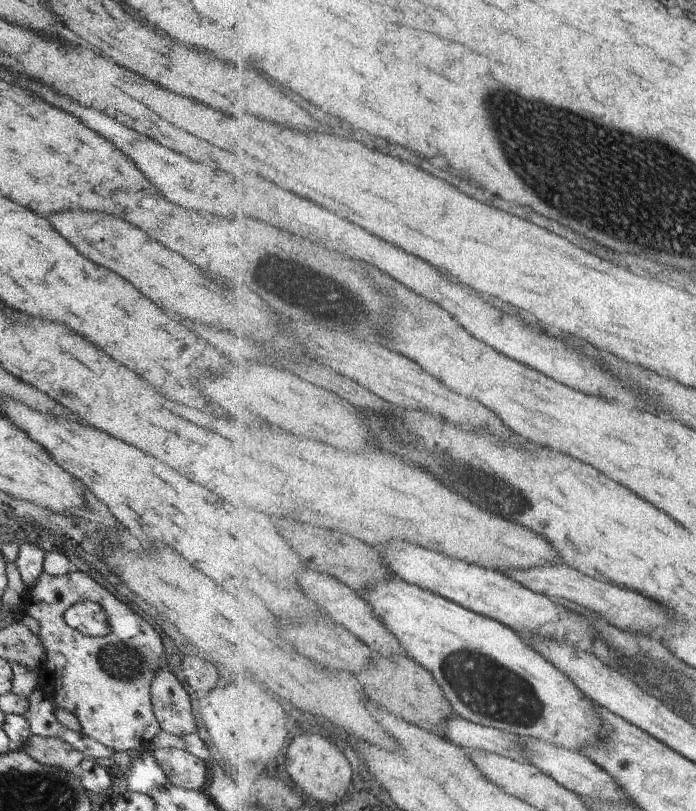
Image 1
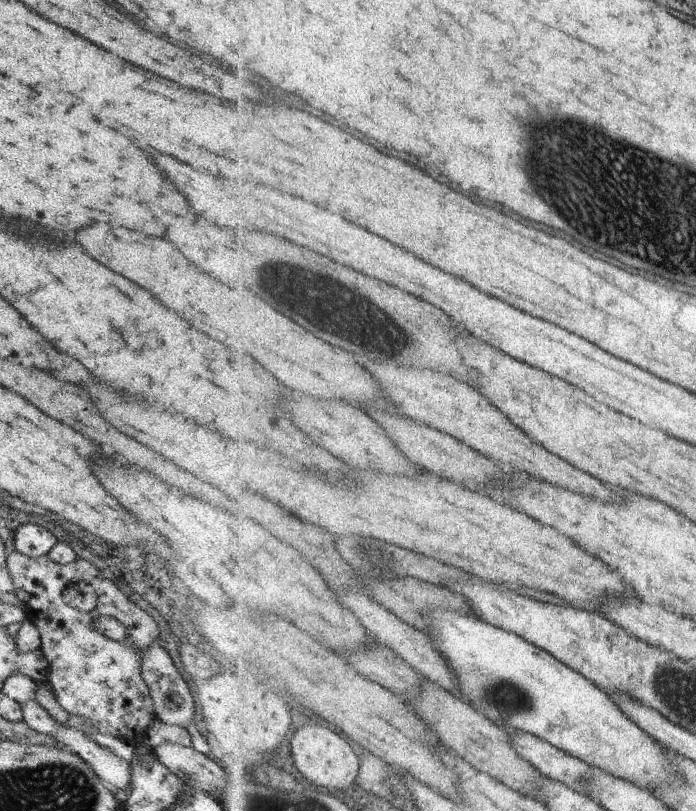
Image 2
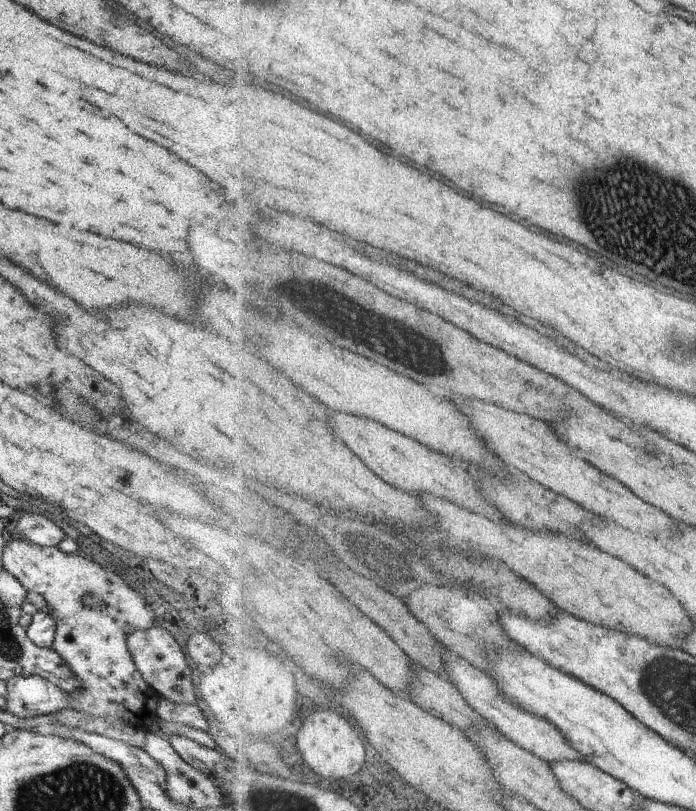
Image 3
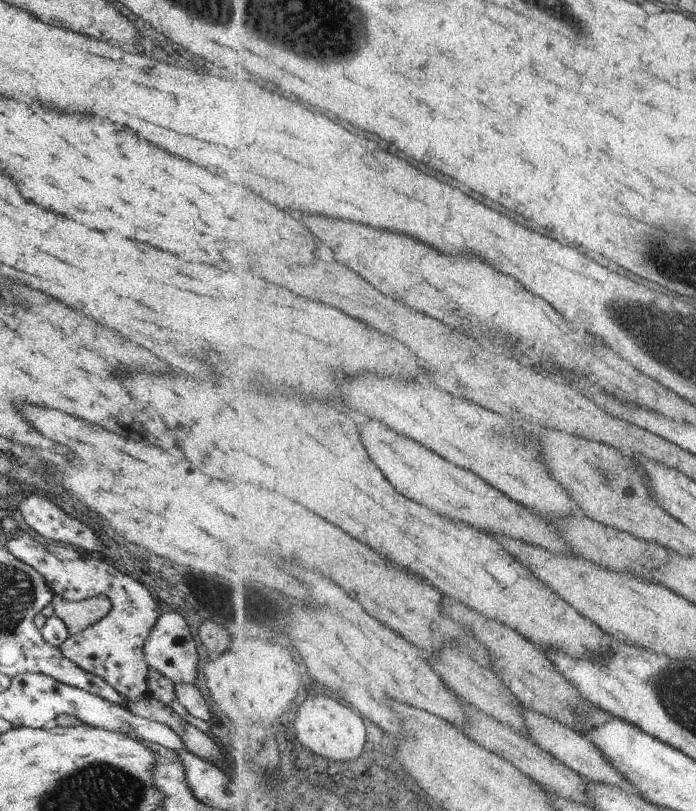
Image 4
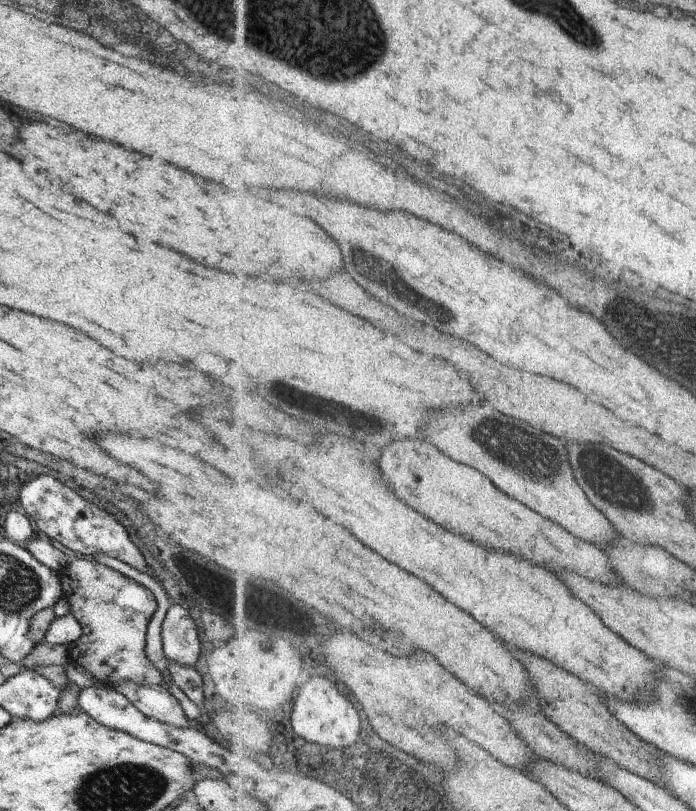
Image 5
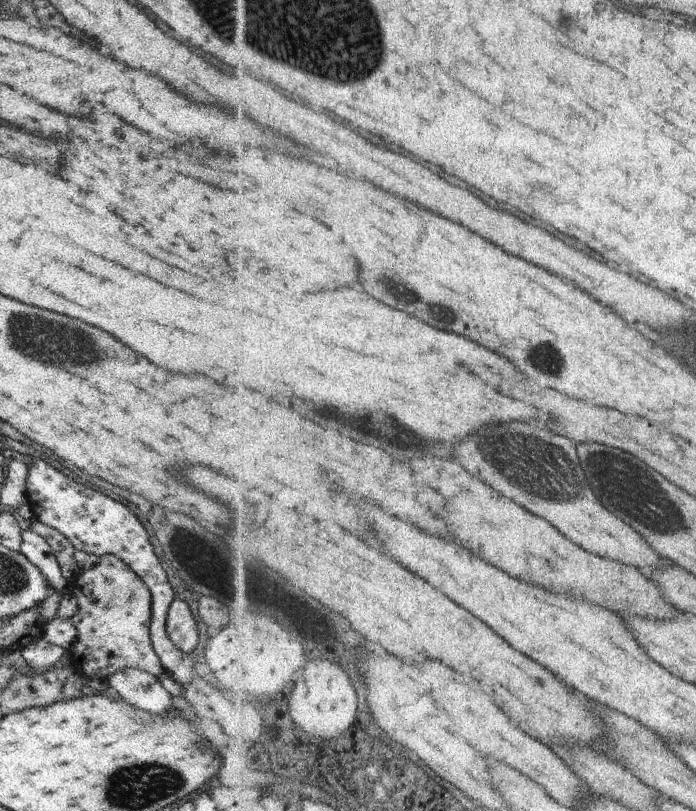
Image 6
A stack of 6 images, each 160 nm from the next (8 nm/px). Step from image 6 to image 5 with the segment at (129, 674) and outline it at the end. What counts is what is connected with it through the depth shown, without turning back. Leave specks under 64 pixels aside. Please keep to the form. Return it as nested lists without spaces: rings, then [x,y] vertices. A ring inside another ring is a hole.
[[[119,682],[114,690],[119,692],[143,716],[171,724],[175,728],[189,728],[179,702],[163,685],[137,686],[133,682]]]

